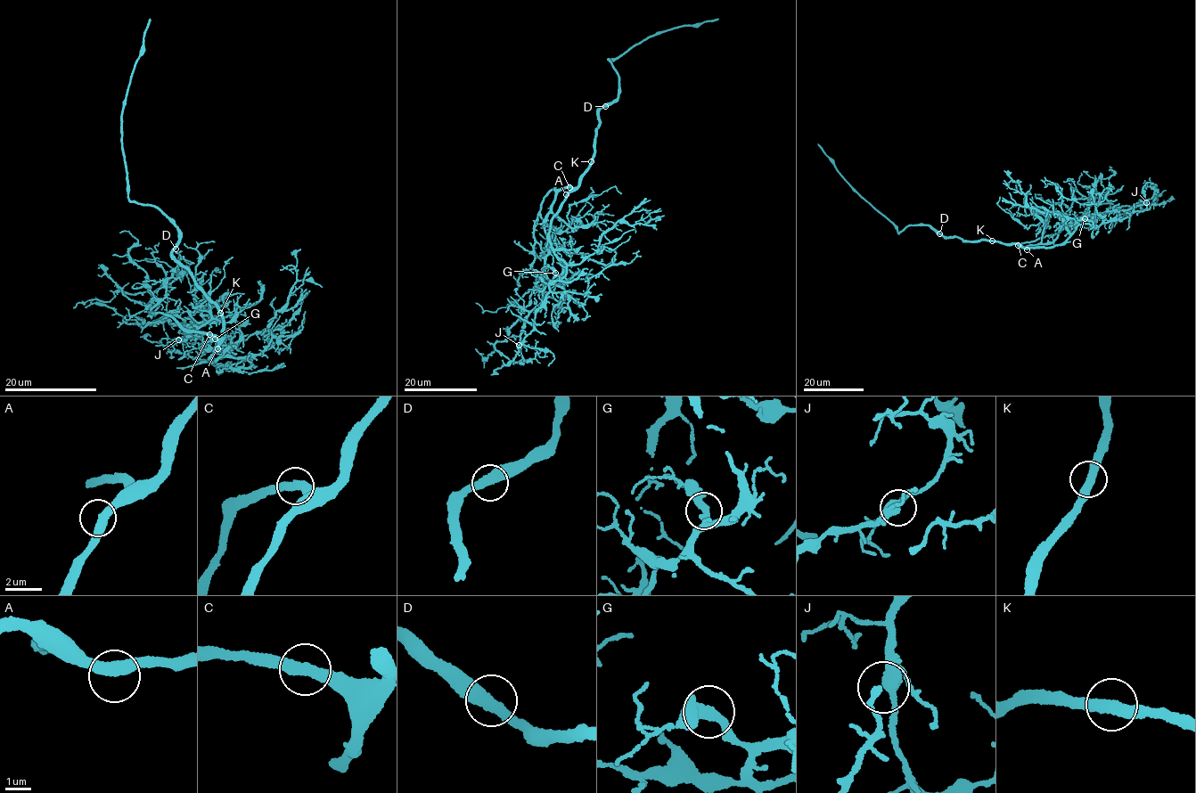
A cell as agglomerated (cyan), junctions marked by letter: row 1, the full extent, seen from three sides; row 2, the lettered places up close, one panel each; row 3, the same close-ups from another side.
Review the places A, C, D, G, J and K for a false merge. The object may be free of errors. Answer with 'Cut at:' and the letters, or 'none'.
Cut at: none

